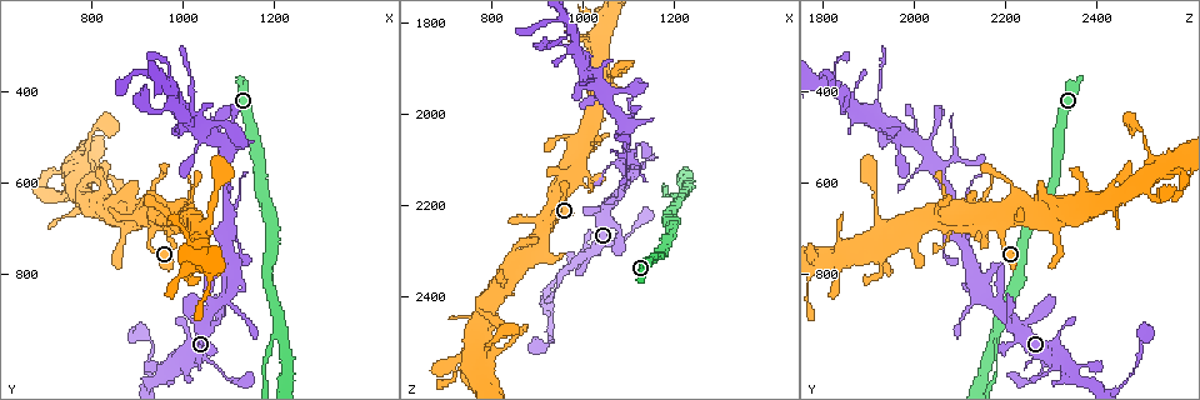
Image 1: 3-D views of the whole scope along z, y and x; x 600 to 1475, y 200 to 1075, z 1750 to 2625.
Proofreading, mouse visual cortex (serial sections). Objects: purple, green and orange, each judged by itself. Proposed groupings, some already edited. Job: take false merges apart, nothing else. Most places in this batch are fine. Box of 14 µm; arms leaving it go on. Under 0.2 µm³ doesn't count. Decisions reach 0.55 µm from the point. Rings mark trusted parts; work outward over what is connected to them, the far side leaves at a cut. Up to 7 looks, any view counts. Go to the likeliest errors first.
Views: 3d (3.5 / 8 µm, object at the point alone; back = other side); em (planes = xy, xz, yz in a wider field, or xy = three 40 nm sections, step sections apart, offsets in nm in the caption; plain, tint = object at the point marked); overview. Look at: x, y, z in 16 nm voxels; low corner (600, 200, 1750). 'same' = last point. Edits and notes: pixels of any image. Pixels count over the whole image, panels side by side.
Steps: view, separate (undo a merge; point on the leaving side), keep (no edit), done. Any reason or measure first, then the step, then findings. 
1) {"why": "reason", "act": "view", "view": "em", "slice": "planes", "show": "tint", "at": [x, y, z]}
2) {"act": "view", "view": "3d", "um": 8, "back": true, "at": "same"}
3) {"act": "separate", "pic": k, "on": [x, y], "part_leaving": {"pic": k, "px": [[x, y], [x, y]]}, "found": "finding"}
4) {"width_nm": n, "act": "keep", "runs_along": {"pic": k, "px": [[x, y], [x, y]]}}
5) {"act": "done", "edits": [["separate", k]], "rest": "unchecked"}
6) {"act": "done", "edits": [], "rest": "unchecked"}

{"why": "two arms in line, one across", "act": "view", "view": "3d", "um": 3.5, "at": [1215, 930, 2175]}

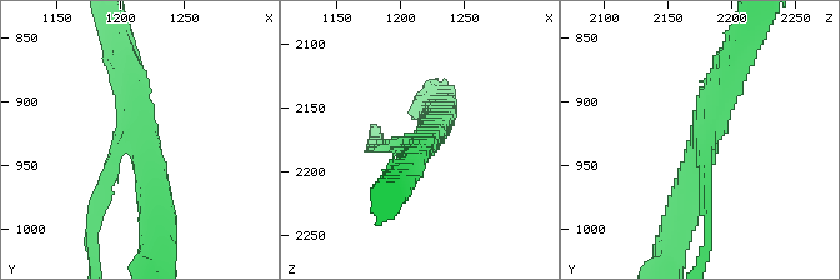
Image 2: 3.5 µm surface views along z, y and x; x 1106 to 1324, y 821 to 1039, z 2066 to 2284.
{"why": "shape alone is not enough", "act": "view", "view": "em", "slice": "xy", "step": 3, "show": "tint", "at": [1216, 928, 2180]}

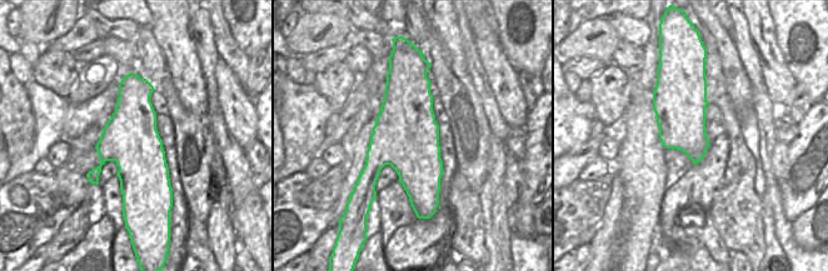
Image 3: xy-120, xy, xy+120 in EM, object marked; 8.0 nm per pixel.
{"arms": 3, "arm_widths_nm": [150, 350, 400], "act": "keep", "runs_along": {"pic": 2, "px": [[733, 60], [681, 209]]}, "found": "all the same cell"}

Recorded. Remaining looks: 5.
{"why": "thick turns thin", "act": "view", "view": "3d", "um": 3.5, "at": [965, 1000, 2335]}

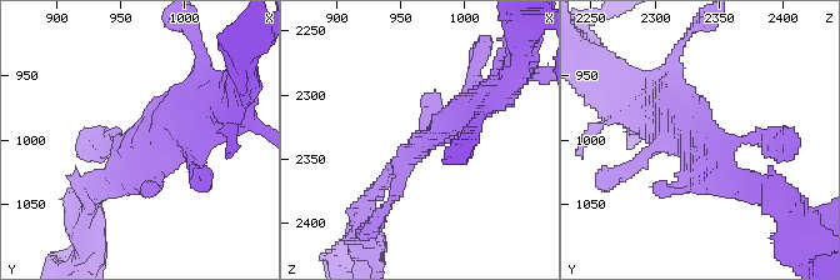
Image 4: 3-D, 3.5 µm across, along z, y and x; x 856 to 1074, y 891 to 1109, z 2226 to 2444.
{"why": "now the EM", "act": "view", "view": "em", "slice": "xy", "step": 5, "show": "tint", "at": [968, 1000, 2338]}

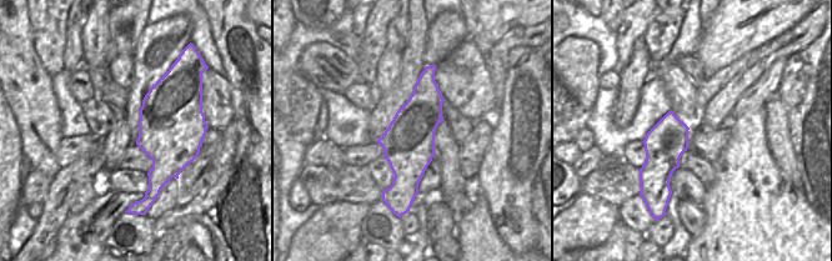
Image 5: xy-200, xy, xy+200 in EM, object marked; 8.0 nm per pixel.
{"width_nm": 420, "act": "keep", "runs_along": {"pic": 4, "px": [[484, 100], [388, 173], [373, 193]]}, "found": "one cell here"}

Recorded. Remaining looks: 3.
{"why": "sharp bend", "act": "view", "view": "3d", "um": 8, "at": [1045, 485, 1965]}

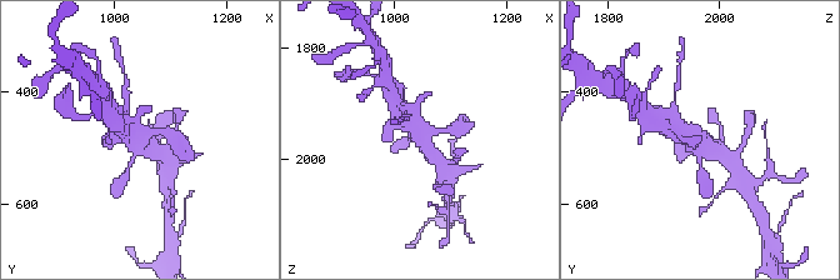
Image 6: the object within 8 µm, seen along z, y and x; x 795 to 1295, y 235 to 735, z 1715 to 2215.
{"act": "view", "view": "3d", "um": 3.5, "at": [1045, 480, 1970]}

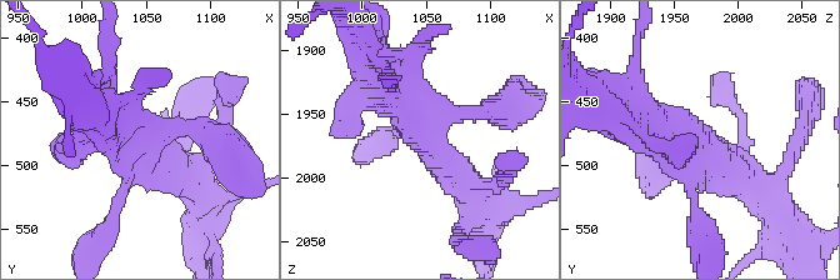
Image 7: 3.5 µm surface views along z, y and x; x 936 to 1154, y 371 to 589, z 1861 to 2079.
{"act": "view", "view": "em", "slice": "xy", "step": 5, "show": "tint", "at": [1050, 484, 1966]}

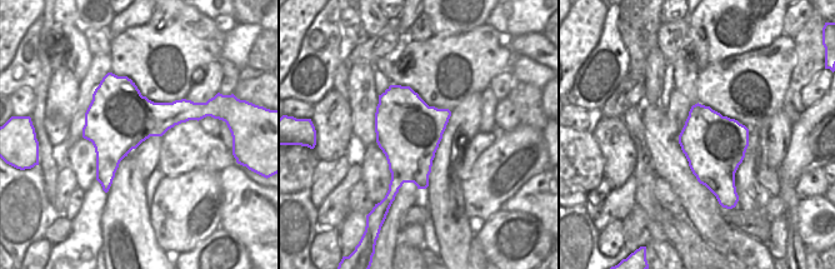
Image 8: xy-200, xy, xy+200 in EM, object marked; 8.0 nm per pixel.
{"width_nm": 500, "act": "keep", "runs_along": {"pic": 7, "px": [[470, 189], [435, 158], [378, 70]]}, "found": "all the same cell"}

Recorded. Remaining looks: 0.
{"act": "done", "edits": [], "rest": "unchecked"}

